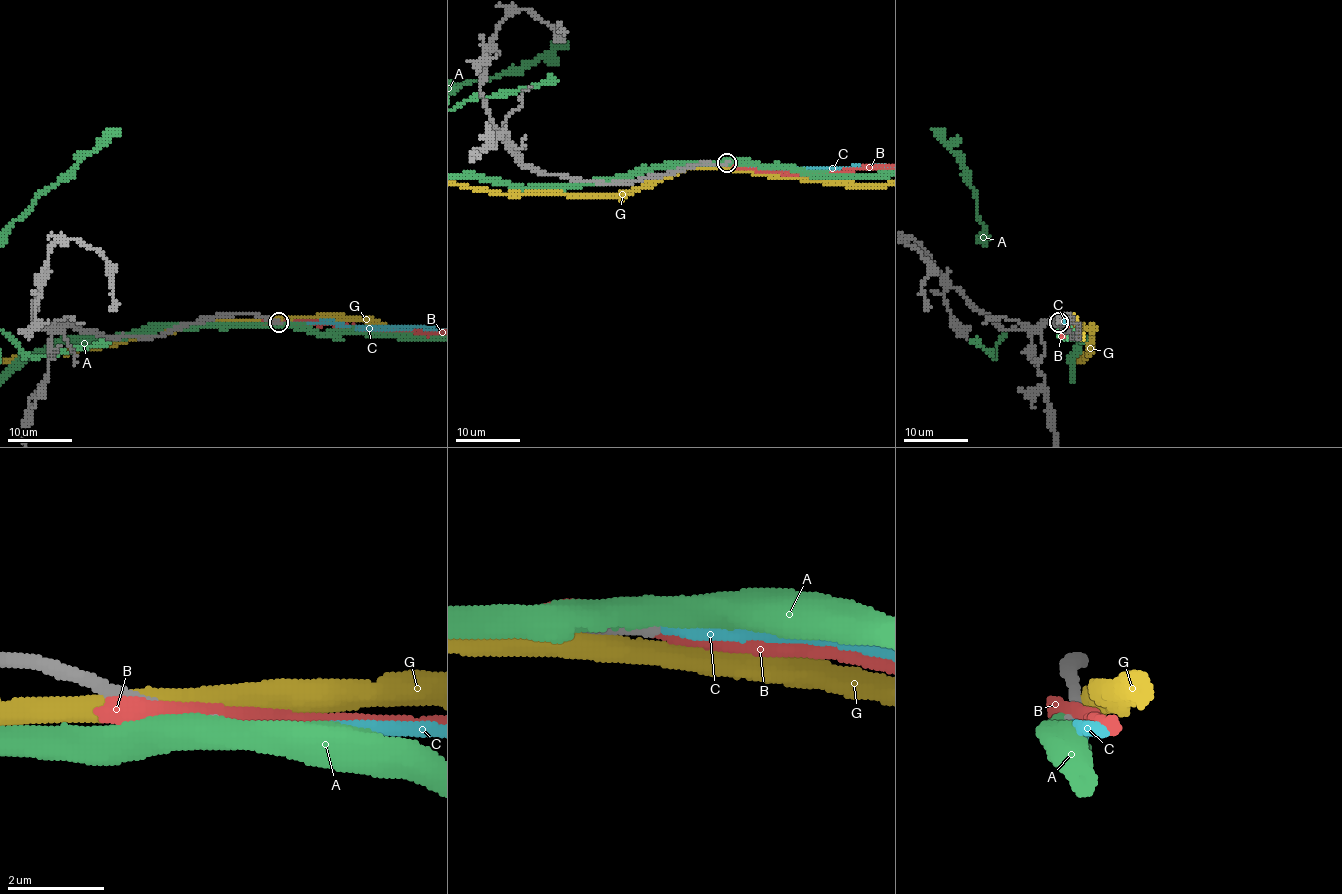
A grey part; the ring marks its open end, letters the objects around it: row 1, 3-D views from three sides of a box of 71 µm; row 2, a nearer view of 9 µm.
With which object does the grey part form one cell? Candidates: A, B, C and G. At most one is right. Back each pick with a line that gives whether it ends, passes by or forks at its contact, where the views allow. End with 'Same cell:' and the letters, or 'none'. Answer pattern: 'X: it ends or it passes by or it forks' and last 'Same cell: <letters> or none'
C: it ends
Same cell: C

